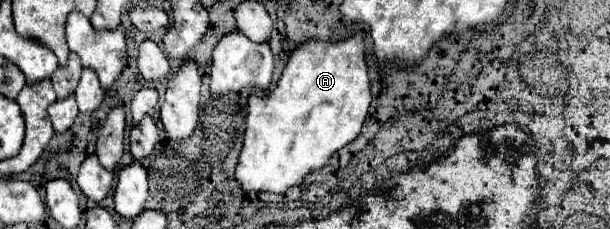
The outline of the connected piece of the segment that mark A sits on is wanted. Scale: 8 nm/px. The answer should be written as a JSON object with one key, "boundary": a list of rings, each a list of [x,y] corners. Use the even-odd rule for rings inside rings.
{"boundary":[[[356,33],[350,39],[340,43],[326,41],[308,41],[292,51],[288,65],[284,67],[280,81],[272,93],[266,97],[250,95],[248,99],[248,117],[246,117],[246,133],[244,147],[236,165],[236,181],[244,191],[270,191],[284,193],[294,185],[302,185],[304,177],[316,169],[328,165],[330,157],[352,143],[362,129],[370,107],[370,77],[364,59],[364,35]]]}

